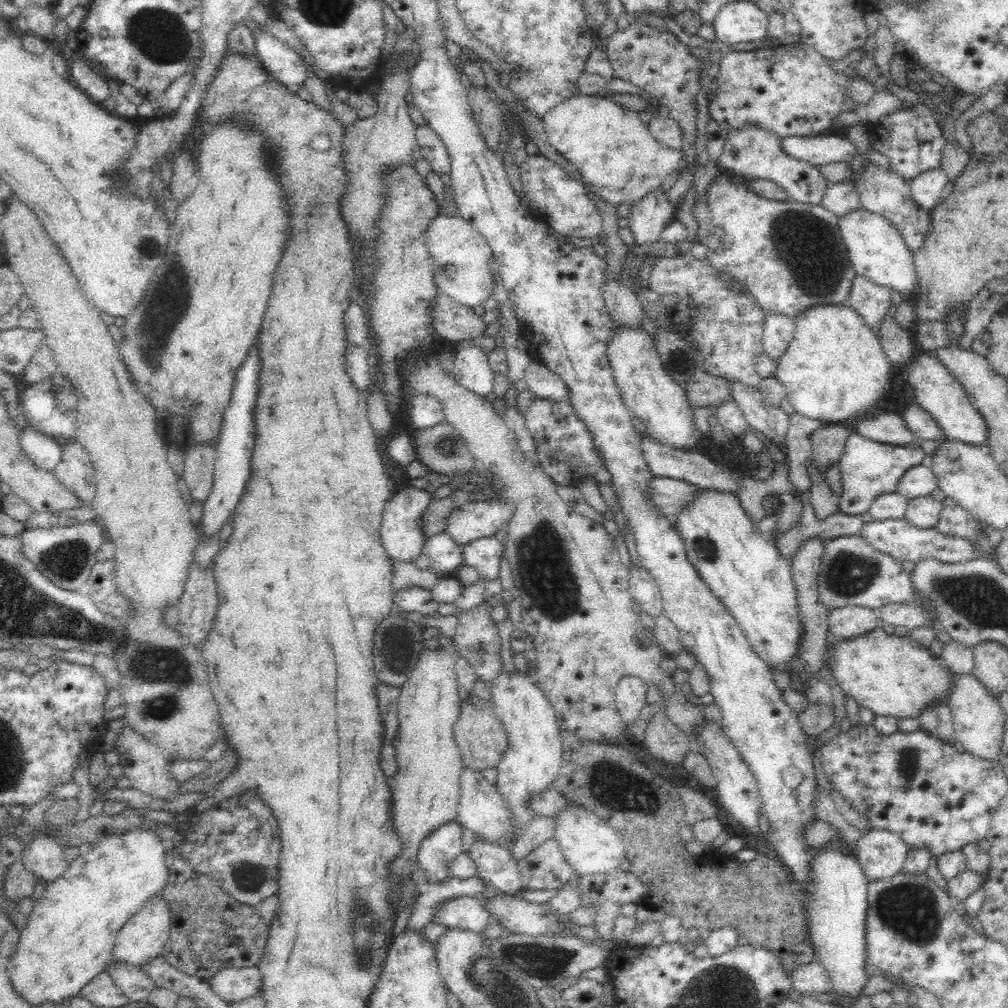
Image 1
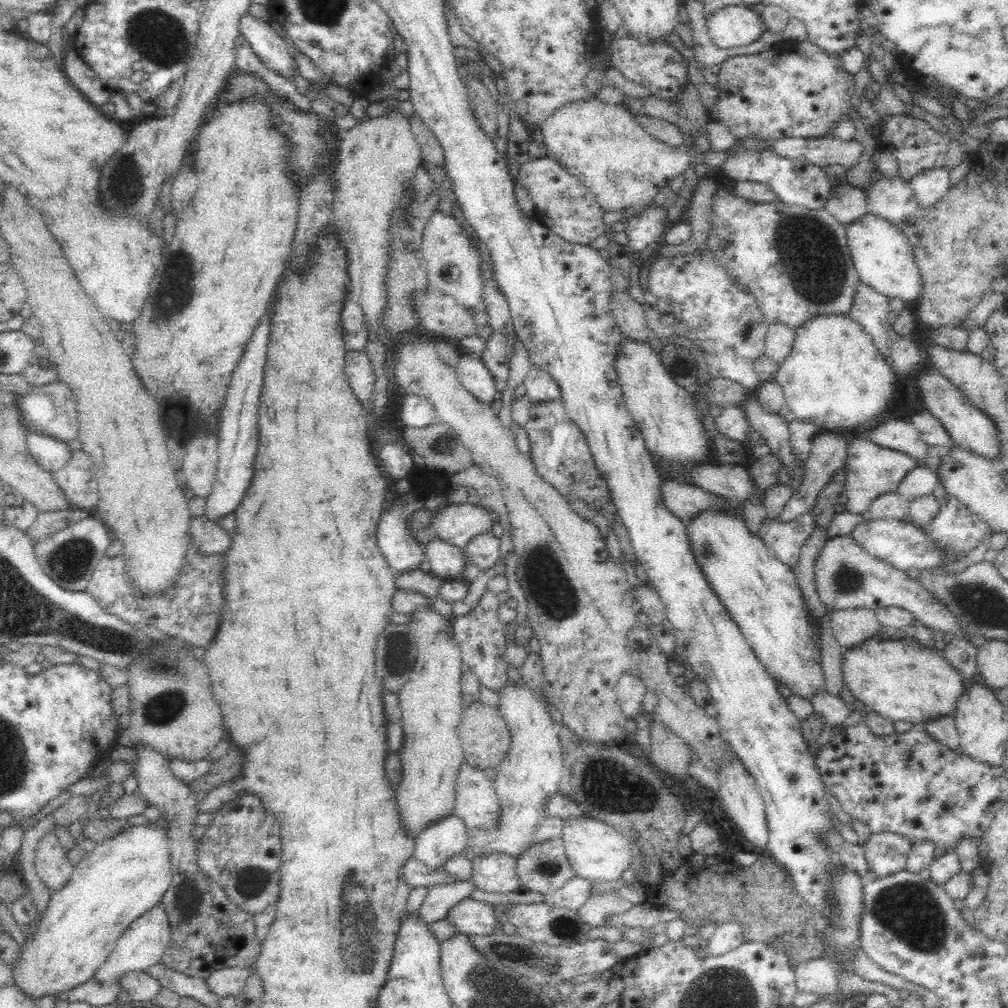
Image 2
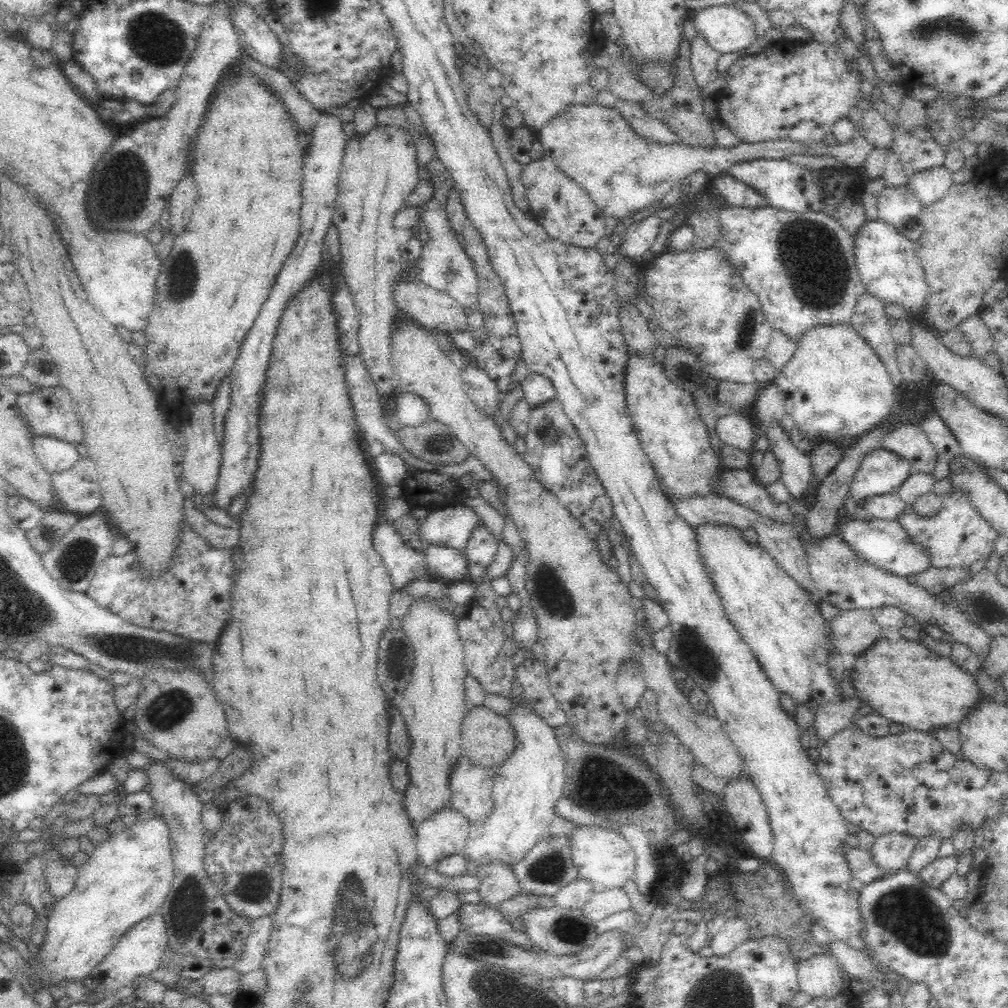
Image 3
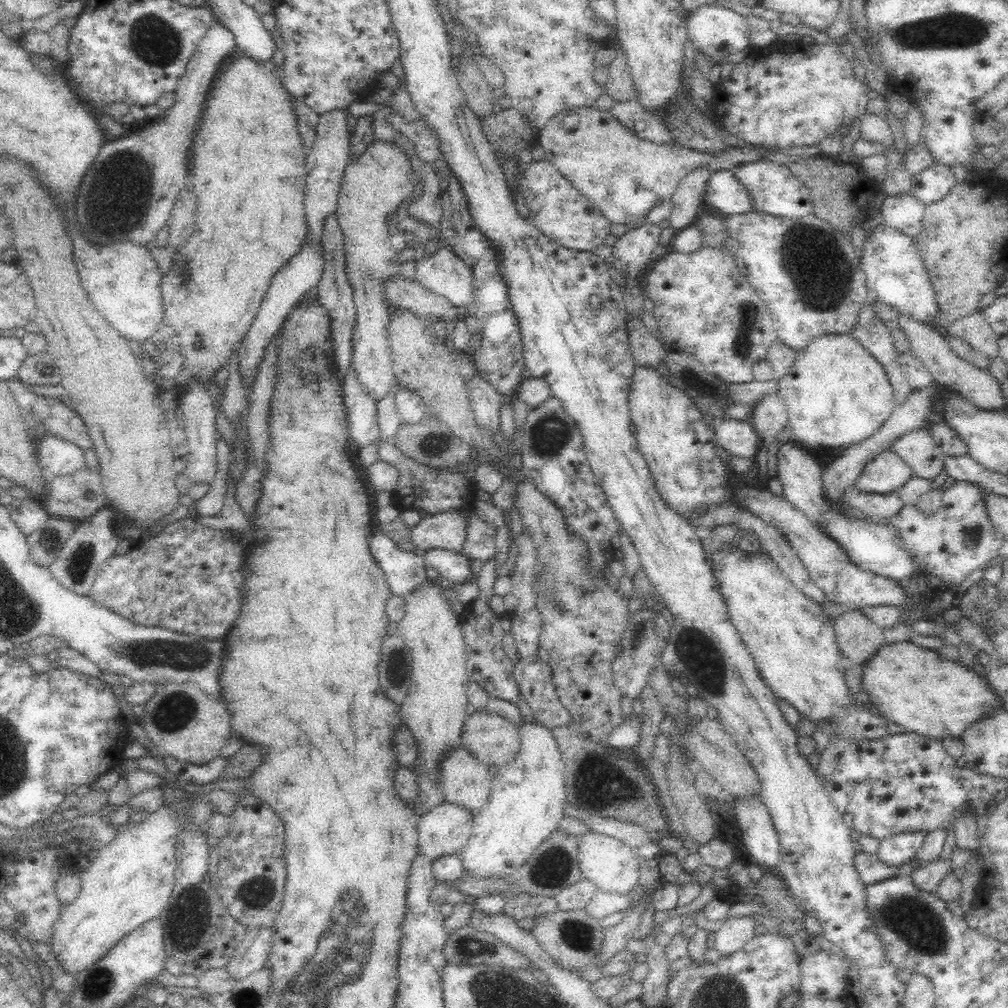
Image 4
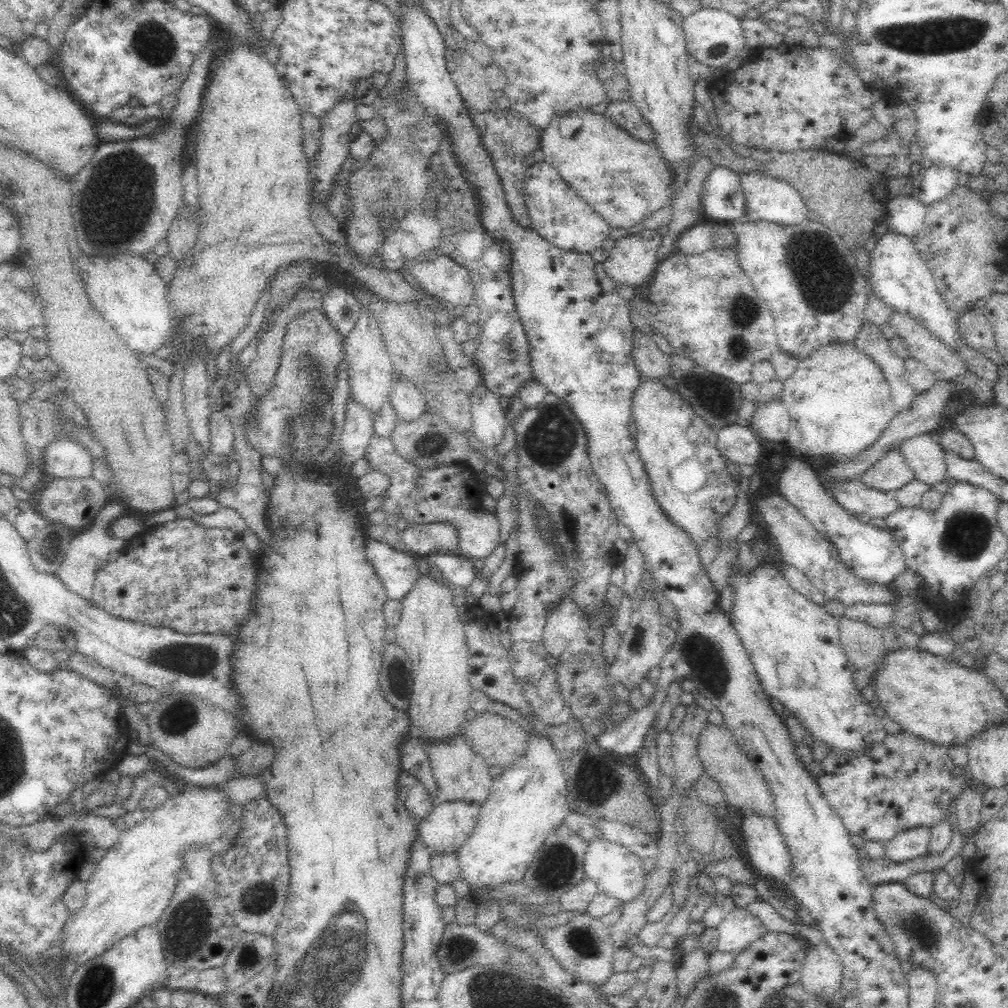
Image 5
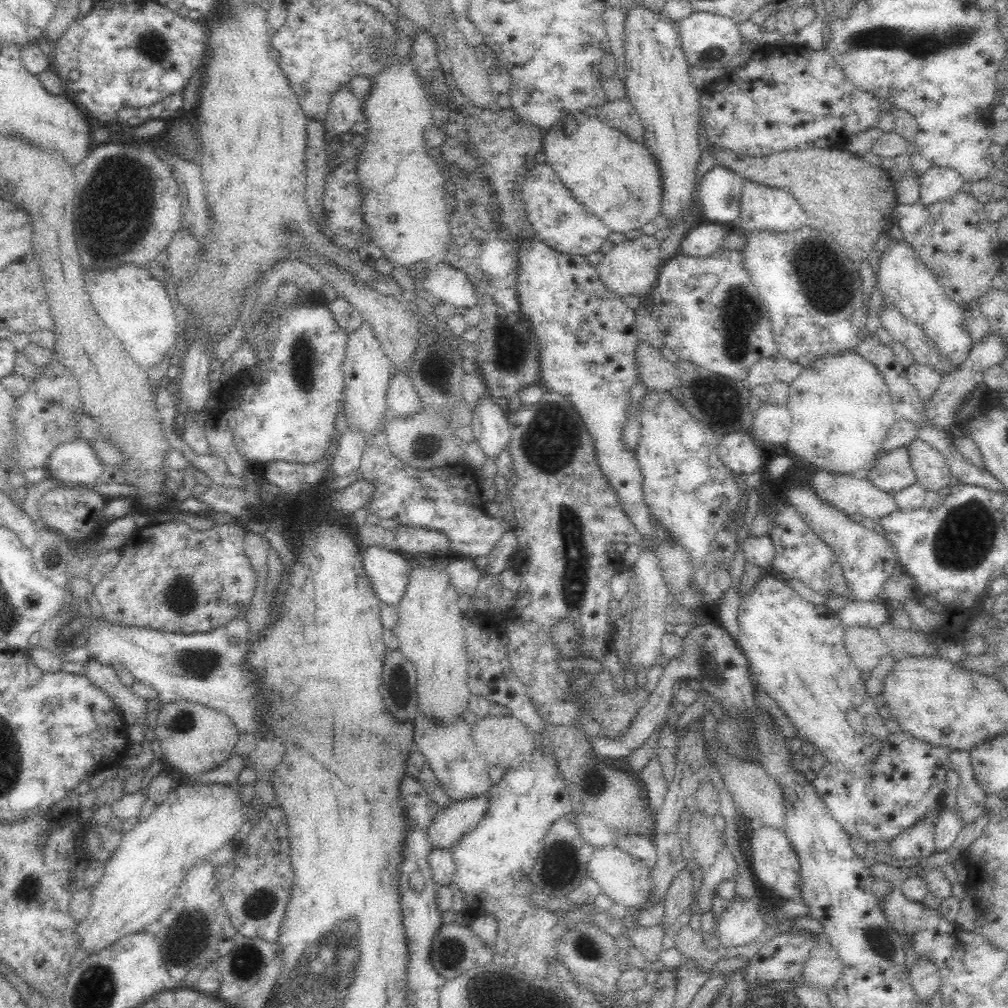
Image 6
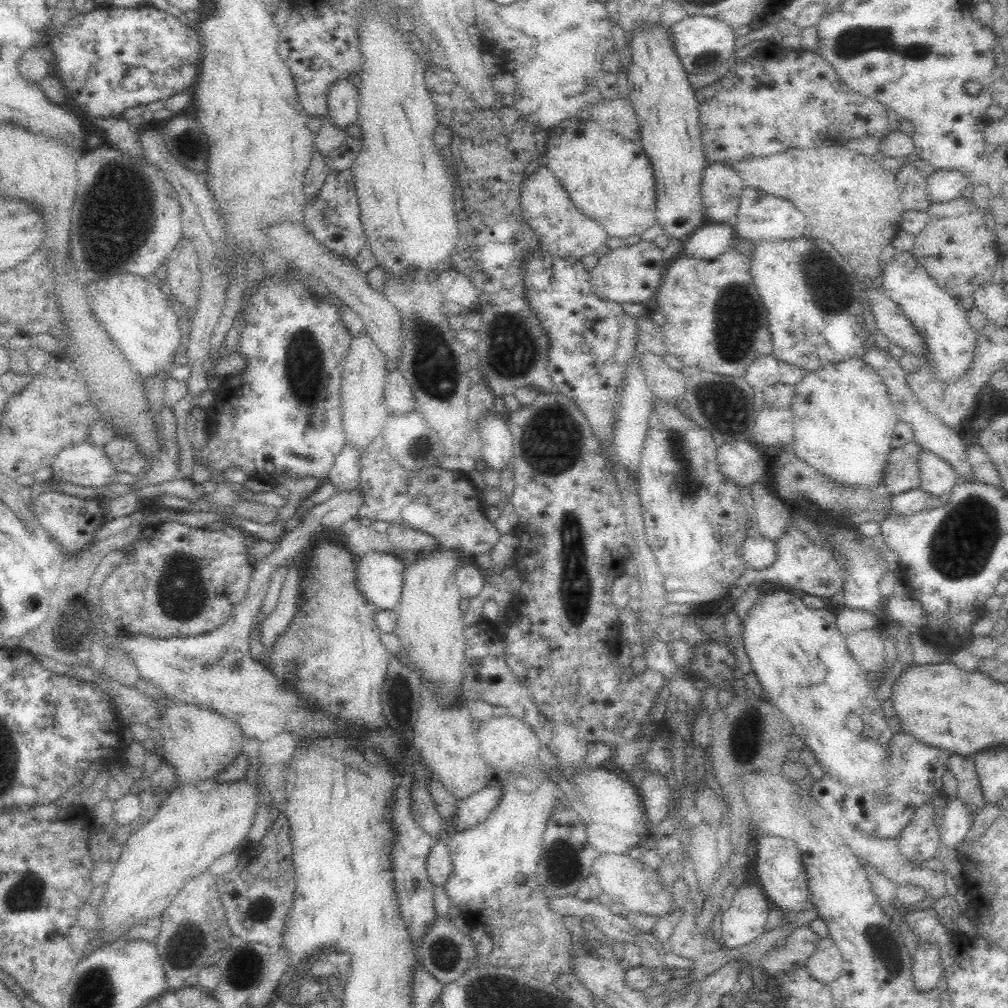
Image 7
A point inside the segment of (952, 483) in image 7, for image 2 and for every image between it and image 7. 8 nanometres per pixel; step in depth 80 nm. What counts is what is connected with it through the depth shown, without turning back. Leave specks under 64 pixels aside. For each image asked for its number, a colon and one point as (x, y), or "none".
2: (902, 436)
3: (909, 441)
4: (917, 448)
5: (924, 455)
6: (933, 473)

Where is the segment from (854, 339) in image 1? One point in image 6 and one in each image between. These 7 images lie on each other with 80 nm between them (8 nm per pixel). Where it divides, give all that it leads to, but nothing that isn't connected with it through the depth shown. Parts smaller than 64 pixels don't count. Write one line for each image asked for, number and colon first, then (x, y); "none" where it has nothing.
2: (834, 378)
3: (835, 386)
4: (836, 394)
5: (838, 400)
6: (841, 412)

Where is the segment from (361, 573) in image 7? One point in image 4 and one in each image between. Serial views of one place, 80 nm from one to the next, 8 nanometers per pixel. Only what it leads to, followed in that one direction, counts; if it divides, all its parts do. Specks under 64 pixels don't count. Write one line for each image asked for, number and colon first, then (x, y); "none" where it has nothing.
4: (405, 571)
5: (397, 571)
6: (388, 571)

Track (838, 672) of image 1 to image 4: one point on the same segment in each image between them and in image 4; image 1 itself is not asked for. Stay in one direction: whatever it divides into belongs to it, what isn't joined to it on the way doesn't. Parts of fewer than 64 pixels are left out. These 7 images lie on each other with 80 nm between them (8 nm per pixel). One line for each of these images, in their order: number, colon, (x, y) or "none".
2: (901, 679)
3: (904, 681)
4: (917, 688)

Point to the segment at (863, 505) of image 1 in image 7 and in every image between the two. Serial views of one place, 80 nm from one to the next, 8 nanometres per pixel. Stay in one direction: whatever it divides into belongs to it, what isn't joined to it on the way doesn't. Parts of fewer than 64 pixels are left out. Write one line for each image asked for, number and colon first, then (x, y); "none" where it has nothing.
2: (872, 470)
3: (881, 471)
4: (888, 472)
5: (890, 473)
6: (893, 471)
7: (902, 474)

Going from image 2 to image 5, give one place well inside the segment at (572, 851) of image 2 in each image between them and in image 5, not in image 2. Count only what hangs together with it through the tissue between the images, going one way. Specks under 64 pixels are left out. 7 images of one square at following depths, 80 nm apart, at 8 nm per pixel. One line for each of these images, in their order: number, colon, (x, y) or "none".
3: (603, 857)
4: (613, 867)
5: (617, 872)

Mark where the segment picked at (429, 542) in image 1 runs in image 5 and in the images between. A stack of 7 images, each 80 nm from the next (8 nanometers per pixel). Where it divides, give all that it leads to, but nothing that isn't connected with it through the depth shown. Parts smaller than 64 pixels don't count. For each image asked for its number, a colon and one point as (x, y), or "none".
2: (447, 561)
3: (450, 564)
4: (454, 566)
5: (459, 571)

